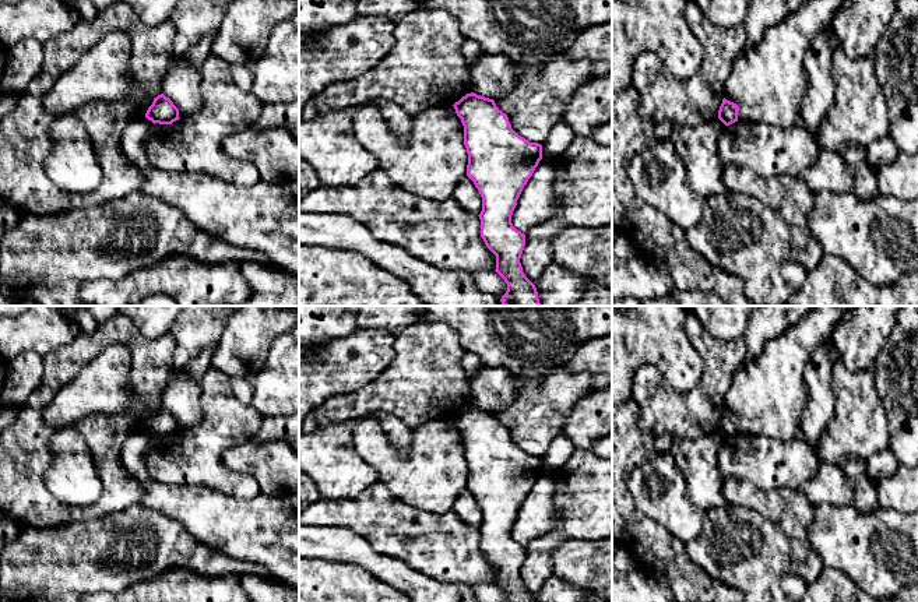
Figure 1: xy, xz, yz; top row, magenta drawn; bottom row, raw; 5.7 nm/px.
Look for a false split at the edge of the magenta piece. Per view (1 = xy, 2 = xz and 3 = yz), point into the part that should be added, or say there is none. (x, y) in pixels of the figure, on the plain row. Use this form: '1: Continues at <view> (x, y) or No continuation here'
1: No continuation here
2: No continuation here
3: No continuation here

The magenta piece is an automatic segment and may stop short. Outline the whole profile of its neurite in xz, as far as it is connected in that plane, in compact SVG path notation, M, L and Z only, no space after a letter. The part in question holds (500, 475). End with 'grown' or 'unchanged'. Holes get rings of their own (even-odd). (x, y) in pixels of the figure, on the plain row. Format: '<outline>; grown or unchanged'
M467 406L454 418L457 429L464 439L464 458L468 467L467 489L474 494L482 510L481 550L486 560L496 568L496 585L507 596L507 602L537 602L525 589L520 575L525 548L511 536L517 513L542 472L542 458L530 455L518 448L493 412Z; unchanged

